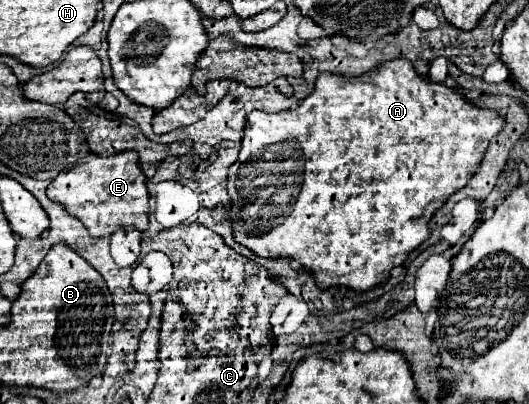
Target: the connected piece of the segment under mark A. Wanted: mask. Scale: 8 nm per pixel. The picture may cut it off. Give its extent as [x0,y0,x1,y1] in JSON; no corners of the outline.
[227,58,505,294]

